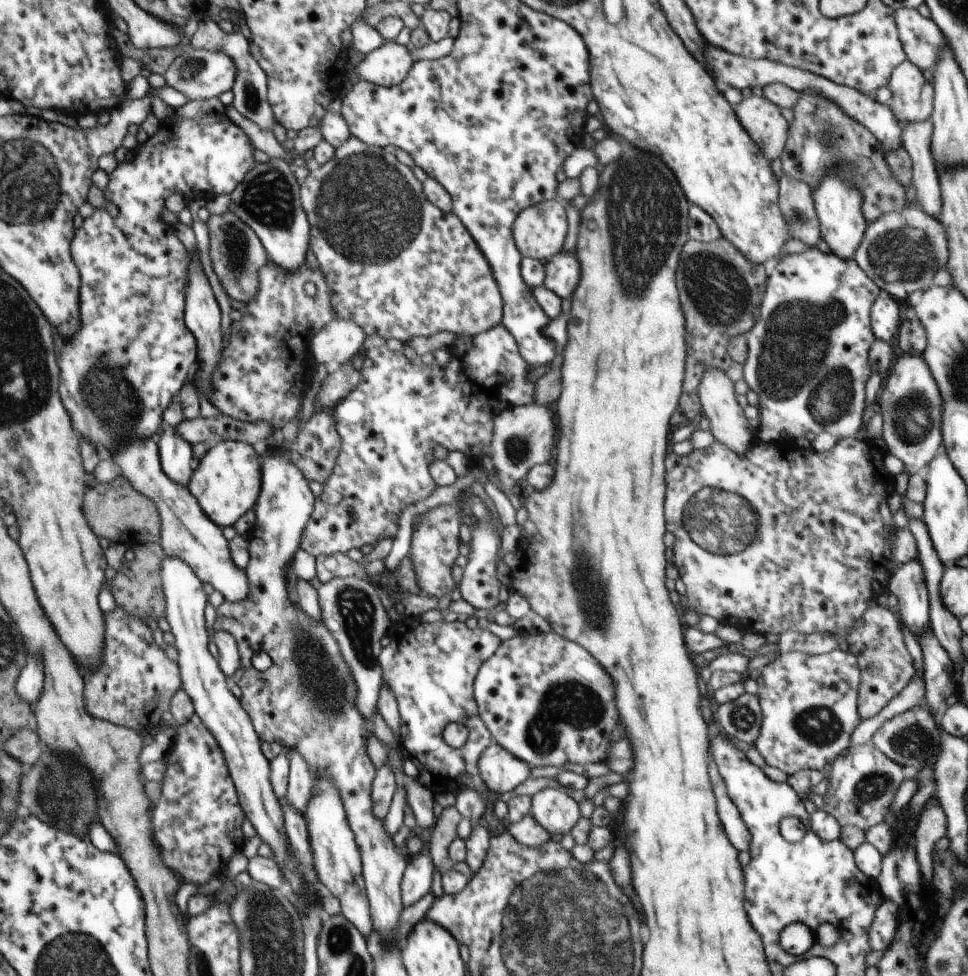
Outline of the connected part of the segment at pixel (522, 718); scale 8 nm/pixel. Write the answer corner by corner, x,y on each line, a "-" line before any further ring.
535,630
531,634
526,631
518,631
513,638
501,641
500,648
480,667
473,684
473,690
480,718
486,724
494,742
505,748
512,756
518,757
518,760
526,762
531,769
538,766
588,765
605,762
608,744
610,744
610,732
618,724
618,714
614,708
614,688
612,688
610,676
604,670
600,672
600,664
592,656
588,656
586,650
575,642
565,639
554,631

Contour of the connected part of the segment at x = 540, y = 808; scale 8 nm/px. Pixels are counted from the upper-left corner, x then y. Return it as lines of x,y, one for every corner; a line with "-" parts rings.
544,788
531,798
530,816
548,832
569,834
578,824
581,812
579,803
558,788

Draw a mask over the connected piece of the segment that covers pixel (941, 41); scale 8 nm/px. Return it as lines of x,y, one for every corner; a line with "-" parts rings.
902,8
902,10
895,10
894,20
896,20
896,26
898,26
898,34
906,58
913,62
914,66
918,66
920,70
934,72
940,50
949,45
938,25
932,19
922,16
918,9

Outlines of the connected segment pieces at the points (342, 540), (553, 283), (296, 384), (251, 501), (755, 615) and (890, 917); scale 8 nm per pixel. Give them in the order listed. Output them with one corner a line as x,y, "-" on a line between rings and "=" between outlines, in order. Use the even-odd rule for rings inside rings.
386,345
367,349
360,371
360,384
333,407
334,424
342,440
342,450
330,478
326,484
319,486
323,490
315,498
315,511
300,538
300,549
316,558
324,554
347,553
352,548
360,550
366,544
376,546
387,538
394,542
402,512
418,500
432,496
438,487
429,471
435,460
432,452
438,444
449,451
458,450
471,460
489,460
494,416
497,414
486,400
488,392
478,388
478,395
475,395
471,391
476,387
466,376
464,368
466,366
462,366
460,372
456,368
456,360
450,360
445,367
436,361
429,365
421,360
410,361
402,351
390,350
=
561,250
545,264
543,285
560,298
571,299
570,294
578,284
578,276
580,276
580,270
578,270
576,254
=
268,259
258,272
258,282
260,286
254,300
245,304
246,314
235,316
230,346
226,346
226,350
222,352
217,375
212,378
212,390
207,399
222,415
244,422
262,420
272,424
279,431
298,416
302,399
311,387
311,378
318,363
311,354
310,340
325,324
334,319
334,308
330,302
330,288
326,284
324,274
320,272
320,267
310,270
307,264
302,264
296,272
286,272
-
308,282
314,283
316,287
314,296
305,291
304,286
=
226,440
219,442
207,450
206,456
199,459
198,470
194,472
188,488
198,499
198,504
220,528
234,526
240,516
244,516
248,510
257,504
258,495
261,494
262,460
259,451
251,444
244,441
=
866,437
863,439
839,439
834,442
831,448
827,448
827,450
823,453
816,452
813,449
803,449
794,445
793,441
788,442
784,440
782,442
777,442
776,444
766,444
757,438
754,446
752,446
751,452
746,452
746,454
742,454
742,456
740,456
740,454
736,454
736,452
732,452
732,450
728,450
728,448
722,446
722,444
716,440
712,446
708,446
708,448
705,449
693,449
688,455
682,457
676,454
670,454
670,456
666,458
666,486
668,486
668,490
666,490
666,506
664,506
664,508
666,508
666,528
668,528
668,532
672,532
672,534
674,534
674,564
676,564
680,579
686,585
685,596
688,611
693,611
698,615
708,614
708,616
716,618
719,623
735,626
746,633
750,632
764,636
769,632
772,632
772,634
782,634
786,631
793,631
797,634
804,635
811,635
814,633
832,634
832,636
842,638
841,642
845,644
845,639
847,638
848,632
850,632
850,628
852,627
852,624
854,624
854,621
858,620
858,618
862,618
862,616
864,616
864,612
866,612
868,607
876,601
877,597
887,594
889,590
889,579
891,578
888,570
889,560
884,557
884,546
886,546
886,541
884,539
884,522
882,521
882,517
880,517
879,512
879,505
883,499
888,500
890,492
892,491
892,481
894,481
894,475
890,475
890,472
887,472
886,466
883,464
883,460
886,458
886,455
886,449
880,447
878,444
875,444
874,439
=
890,900
883,901
875,912
874,920
868,930
870,948
883,953
894,942
898,930
898,906

